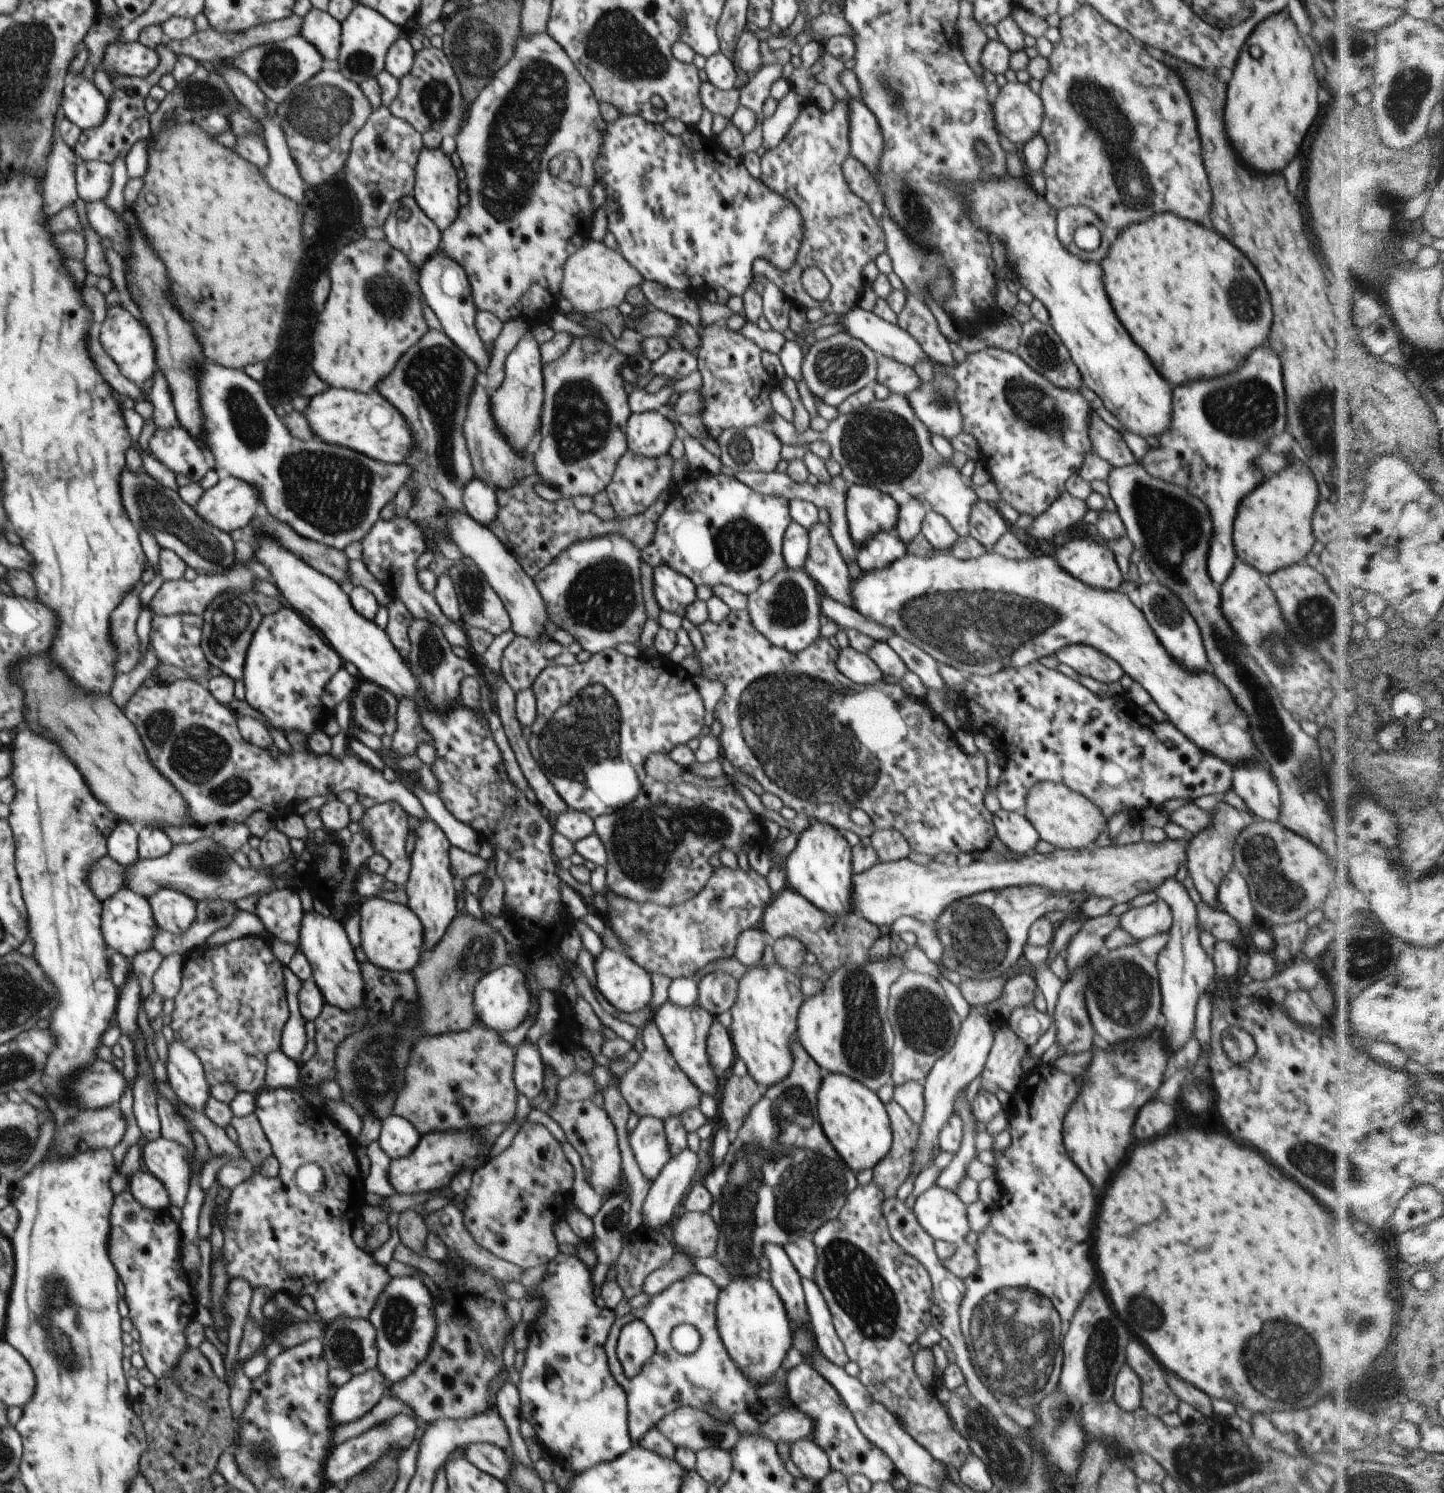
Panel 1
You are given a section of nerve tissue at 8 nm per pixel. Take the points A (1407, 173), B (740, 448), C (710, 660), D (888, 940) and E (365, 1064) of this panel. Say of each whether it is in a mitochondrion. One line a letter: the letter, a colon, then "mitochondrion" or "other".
A: other
B: mitochondrion
C: other
D: other
E: mitochondrion

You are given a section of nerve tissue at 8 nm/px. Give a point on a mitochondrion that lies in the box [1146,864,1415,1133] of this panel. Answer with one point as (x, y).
(1368, 957)

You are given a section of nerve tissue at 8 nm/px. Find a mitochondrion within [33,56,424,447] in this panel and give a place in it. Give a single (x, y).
(319, 113)

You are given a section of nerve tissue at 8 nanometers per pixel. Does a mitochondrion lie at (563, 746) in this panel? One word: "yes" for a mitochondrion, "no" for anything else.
yes

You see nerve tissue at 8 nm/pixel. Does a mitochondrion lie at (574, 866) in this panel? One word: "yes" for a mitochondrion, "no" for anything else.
no

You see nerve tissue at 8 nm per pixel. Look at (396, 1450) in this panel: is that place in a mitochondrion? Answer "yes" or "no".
no

